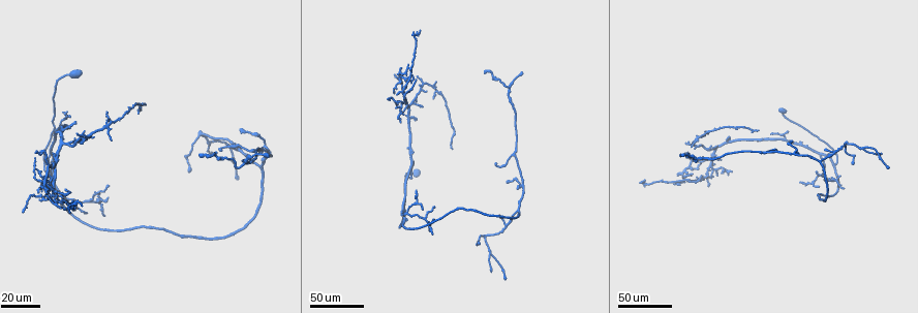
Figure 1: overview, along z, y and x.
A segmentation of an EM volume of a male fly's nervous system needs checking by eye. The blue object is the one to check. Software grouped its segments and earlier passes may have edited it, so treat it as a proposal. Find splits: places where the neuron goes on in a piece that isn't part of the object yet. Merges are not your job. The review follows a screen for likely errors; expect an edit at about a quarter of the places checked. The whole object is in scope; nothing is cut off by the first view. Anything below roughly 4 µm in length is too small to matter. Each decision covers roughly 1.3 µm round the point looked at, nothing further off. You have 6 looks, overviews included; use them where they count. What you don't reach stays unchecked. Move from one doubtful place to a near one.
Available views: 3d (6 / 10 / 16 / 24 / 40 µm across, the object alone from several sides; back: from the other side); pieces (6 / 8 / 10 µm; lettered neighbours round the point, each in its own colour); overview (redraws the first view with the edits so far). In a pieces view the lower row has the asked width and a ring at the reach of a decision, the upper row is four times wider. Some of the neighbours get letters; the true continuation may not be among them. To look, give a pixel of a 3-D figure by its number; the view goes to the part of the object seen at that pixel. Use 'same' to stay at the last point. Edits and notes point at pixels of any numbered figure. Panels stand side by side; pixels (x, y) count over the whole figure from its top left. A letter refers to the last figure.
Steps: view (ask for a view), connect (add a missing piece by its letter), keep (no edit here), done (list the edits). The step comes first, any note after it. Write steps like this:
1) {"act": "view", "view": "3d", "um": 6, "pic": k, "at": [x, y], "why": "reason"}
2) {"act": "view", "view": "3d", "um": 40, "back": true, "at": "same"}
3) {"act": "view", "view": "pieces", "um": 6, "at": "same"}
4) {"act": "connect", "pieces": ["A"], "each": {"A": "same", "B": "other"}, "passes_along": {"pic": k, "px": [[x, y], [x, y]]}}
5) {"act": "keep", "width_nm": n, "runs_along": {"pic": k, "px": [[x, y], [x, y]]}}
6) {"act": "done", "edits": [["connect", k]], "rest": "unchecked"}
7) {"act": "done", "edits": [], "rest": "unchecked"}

{"act": "view", "view": "3d", "um": 24, "pic": 1, "at": [820, 185], "why": "an open end"}

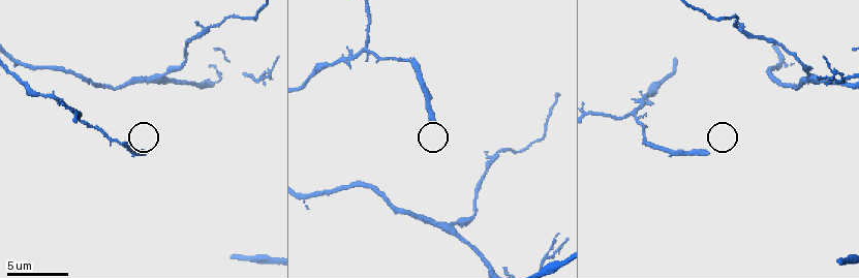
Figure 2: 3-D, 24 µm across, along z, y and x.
{"act": "view", "view": "pieces", "um": 8, "pic": 2, "at": [146, 152], "why": "see the neighbours"}

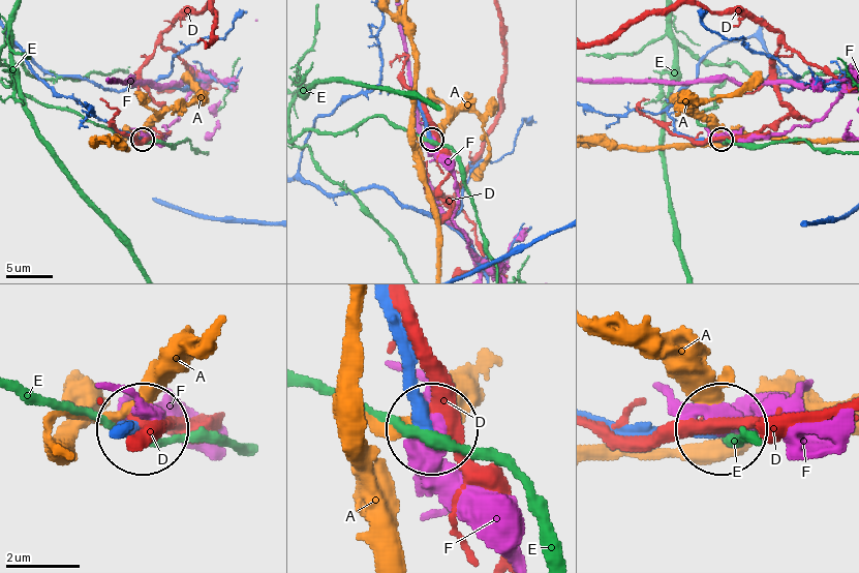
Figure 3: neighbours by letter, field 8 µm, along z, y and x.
{"act": "keep", "each": {"A": "other", "D": "other", "E": "other", "F": "other"}, "runs_along": {"pic": 3, "px": [[380, 304], [408, 396], [430, 421]]}, "found": "none of them fits"}

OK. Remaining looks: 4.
{"act": "view", "view": "3d", "um": 24, "pic": 1, "at": [415, 192], "why": "end of a long branch"}

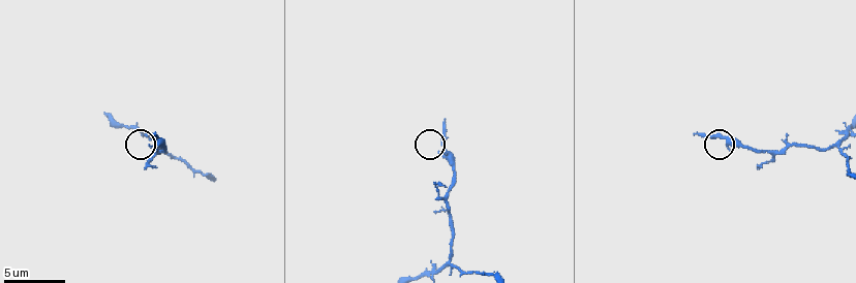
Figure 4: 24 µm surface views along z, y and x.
{"act": "view", "view": "pieces", "um": 8, "pic": 4, "at": [445, 121]}

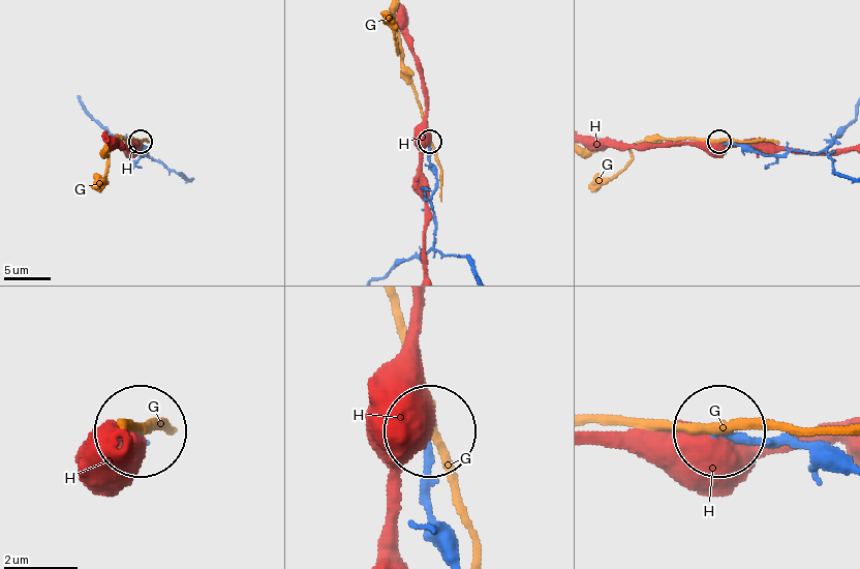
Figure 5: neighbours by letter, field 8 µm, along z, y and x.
{"act": "keep", "each": {"G": "other", "H": "other"}, "found": "no lettered piece goes on from it"}

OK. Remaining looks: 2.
{"act": "view", "view": "3d", "um": 40, "pic": 1, "at": [41, 191], "why": "branch stops here"}

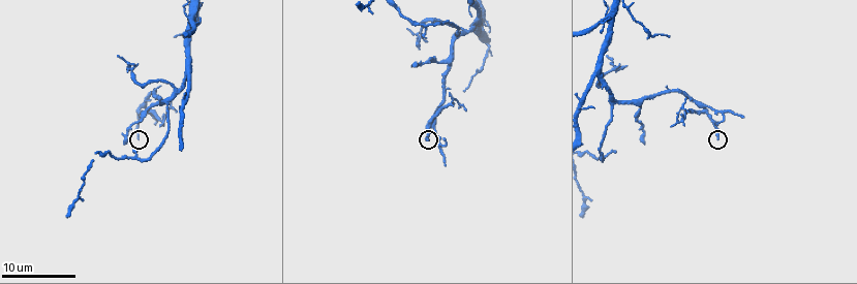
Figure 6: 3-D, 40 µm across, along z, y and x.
{"act": "view", "view": "pieces", "um": 10, "pic": 6, "at": [718, 138]}

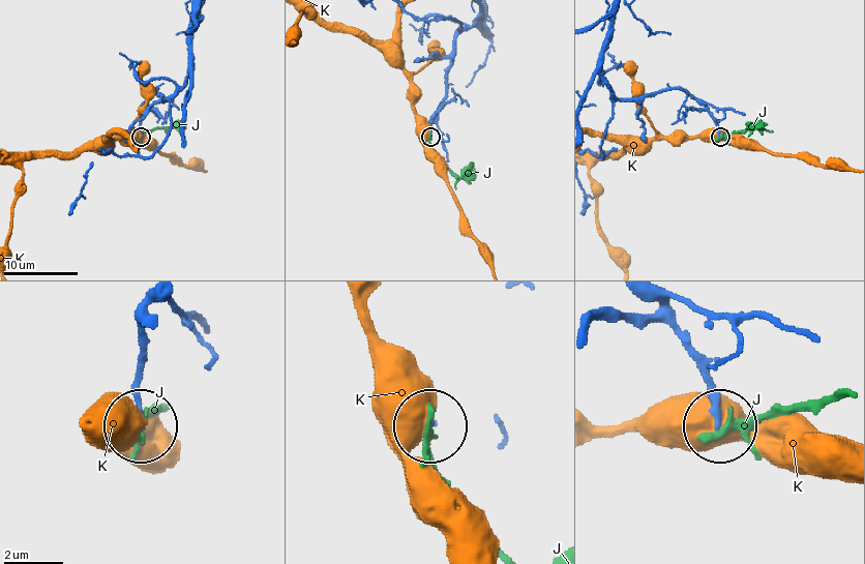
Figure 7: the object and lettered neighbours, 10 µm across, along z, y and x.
{"act": "keep", "each": {"J": "other", "K": "other"}, "runs_along": {"pic": 7, "px": [[626, 98], [685, 90], [704, 105], [719, 135]]}, "found": "no lettered piece goes on from it"}

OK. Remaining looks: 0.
{"act": "done", "edits": [], "rest": "unchecked"}

